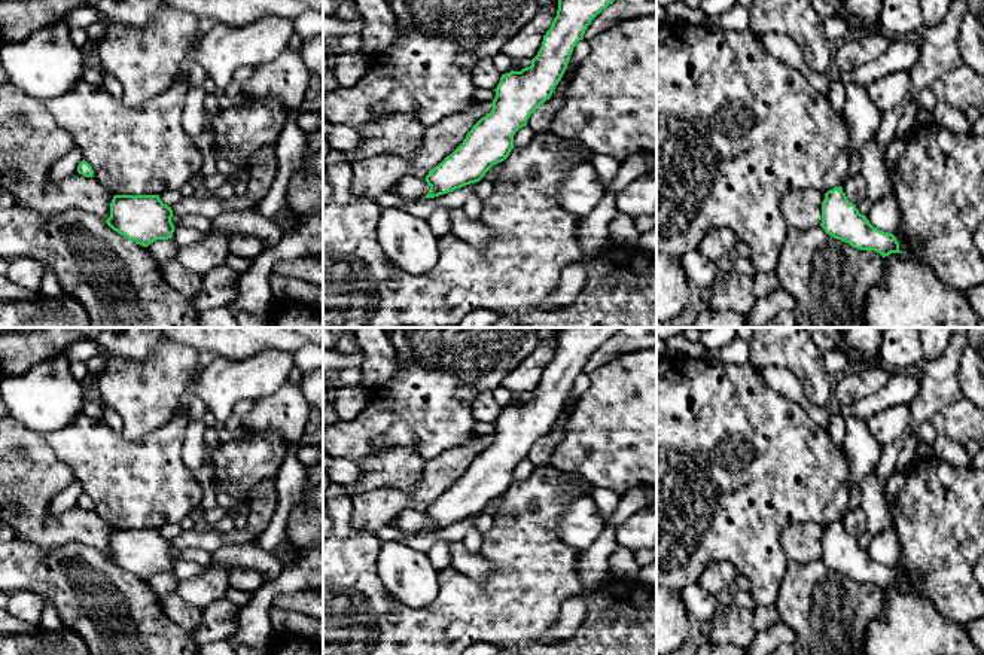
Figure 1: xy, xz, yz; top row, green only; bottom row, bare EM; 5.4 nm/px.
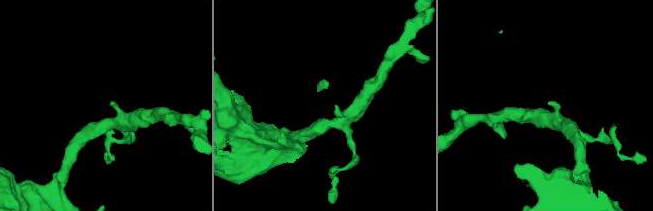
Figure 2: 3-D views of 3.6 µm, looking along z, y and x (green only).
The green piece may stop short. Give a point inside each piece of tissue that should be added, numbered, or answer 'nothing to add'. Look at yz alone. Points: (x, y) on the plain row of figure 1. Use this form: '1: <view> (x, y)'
nothing to add

